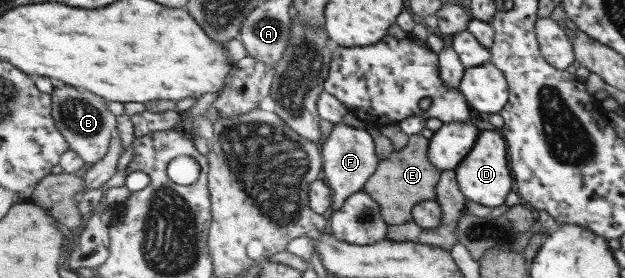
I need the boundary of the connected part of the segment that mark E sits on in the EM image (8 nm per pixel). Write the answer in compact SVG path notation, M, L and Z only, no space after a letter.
M422 134L409 137L404 148L395 150L389 159L382 160L377 171L367 181L363 191L375 198L382 207L382 214L389 225L413 223L413 205L425 200L437 200L437 187L441 181L442 170L435 167L428 156L430 139Z

